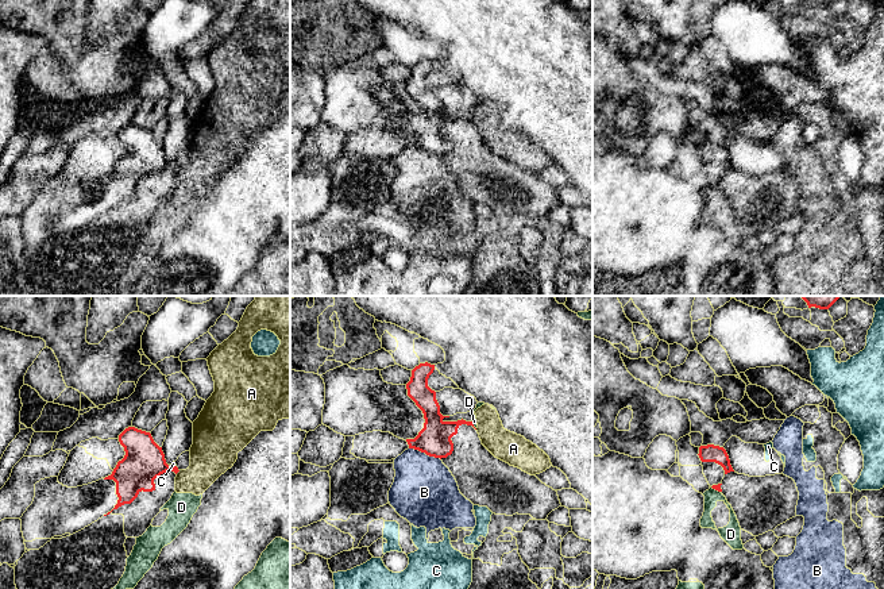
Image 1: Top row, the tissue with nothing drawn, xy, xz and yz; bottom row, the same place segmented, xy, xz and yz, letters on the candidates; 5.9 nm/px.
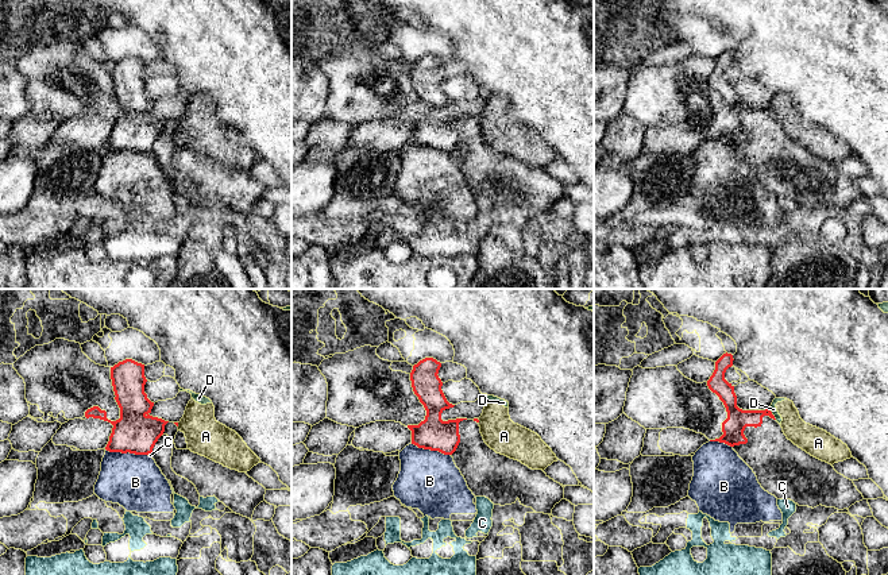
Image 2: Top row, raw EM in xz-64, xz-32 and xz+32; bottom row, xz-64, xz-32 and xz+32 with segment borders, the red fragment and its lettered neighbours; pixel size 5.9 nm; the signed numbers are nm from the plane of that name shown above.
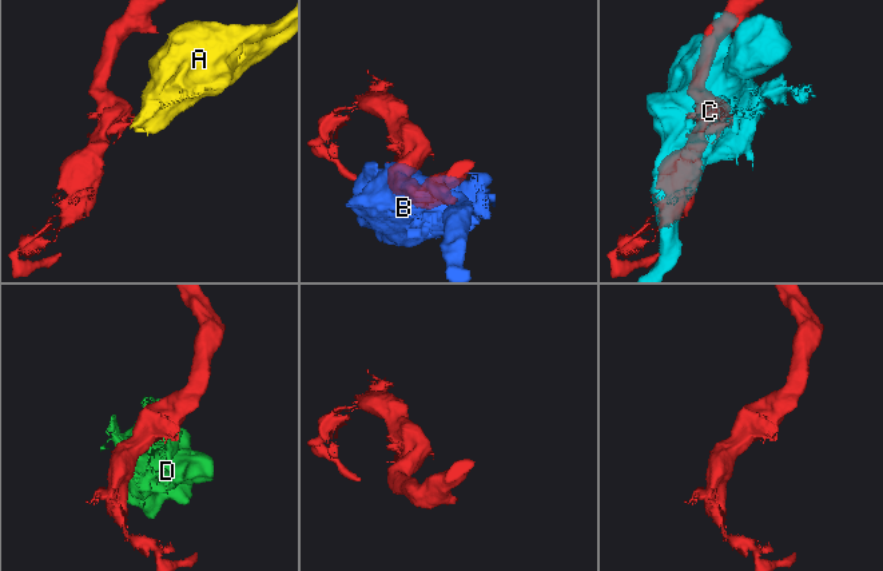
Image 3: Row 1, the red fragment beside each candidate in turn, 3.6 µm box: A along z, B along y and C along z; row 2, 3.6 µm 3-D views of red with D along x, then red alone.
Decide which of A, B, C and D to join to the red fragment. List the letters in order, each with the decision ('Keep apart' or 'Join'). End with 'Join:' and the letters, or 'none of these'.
A: Keep apart
B: Keep apart
C: Keep apart
D: Keep apart
Join: none of these

